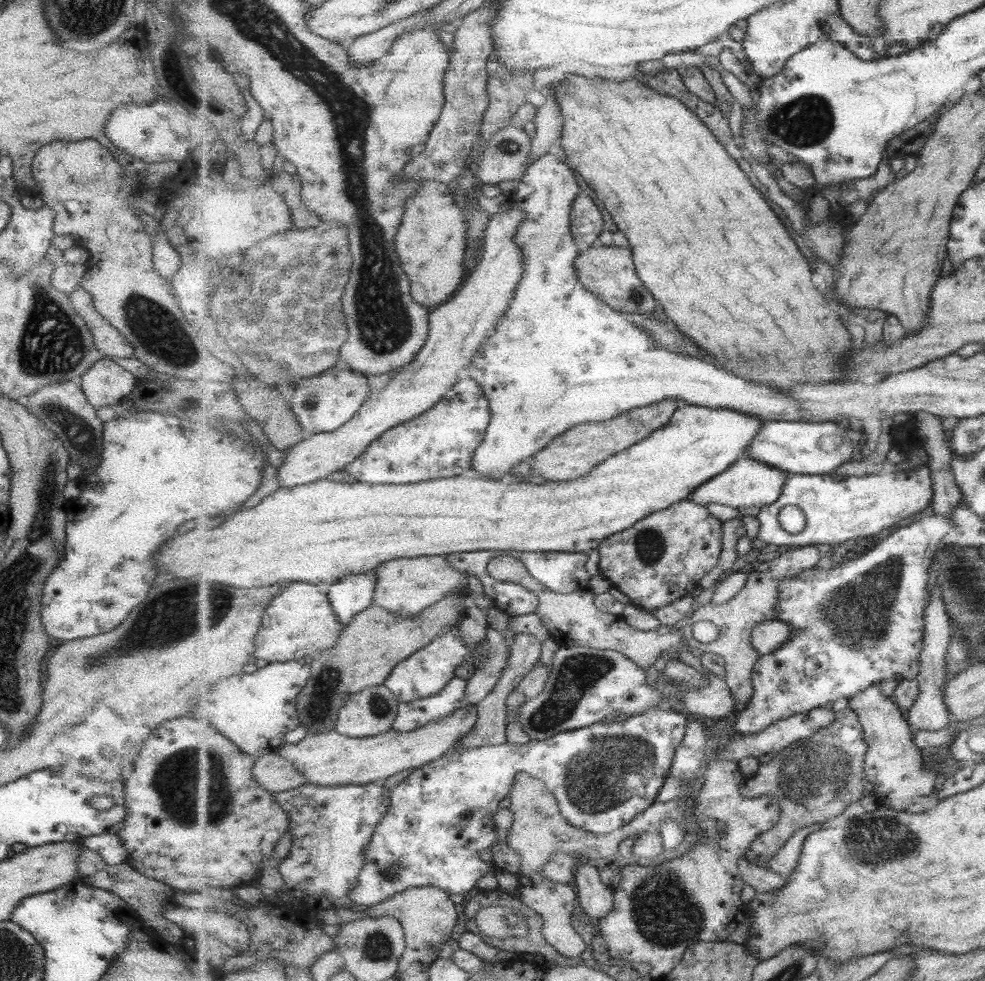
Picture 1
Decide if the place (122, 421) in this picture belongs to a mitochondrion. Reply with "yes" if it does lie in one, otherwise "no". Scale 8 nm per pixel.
no

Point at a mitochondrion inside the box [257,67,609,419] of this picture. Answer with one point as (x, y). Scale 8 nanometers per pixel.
(509, 146)

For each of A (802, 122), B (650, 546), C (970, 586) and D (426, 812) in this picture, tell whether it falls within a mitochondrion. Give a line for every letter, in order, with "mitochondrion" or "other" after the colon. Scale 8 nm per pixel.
A: mitochondrion
B: mitochondrion
C: mitochondrion
D: other

